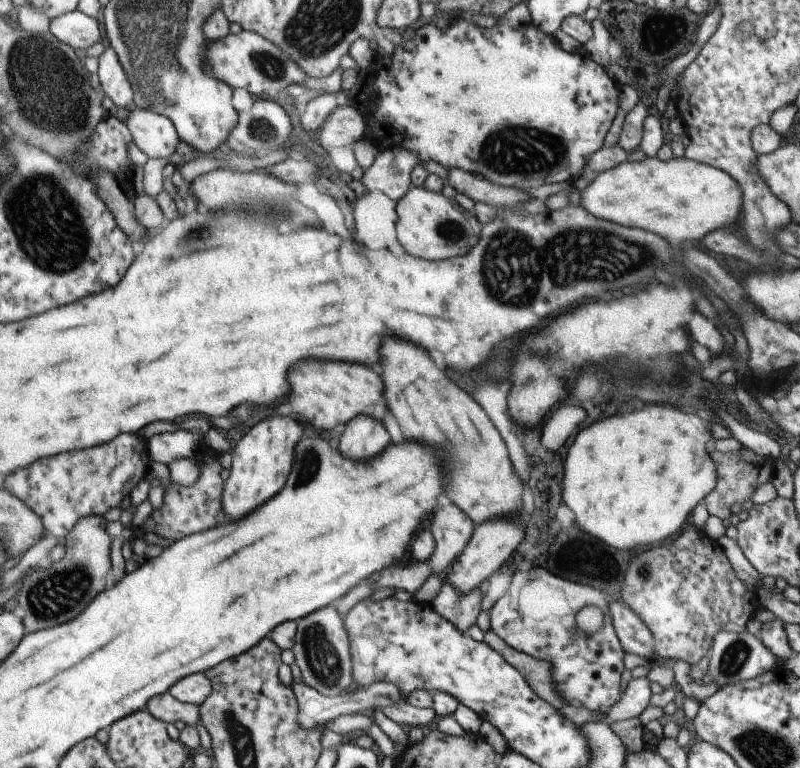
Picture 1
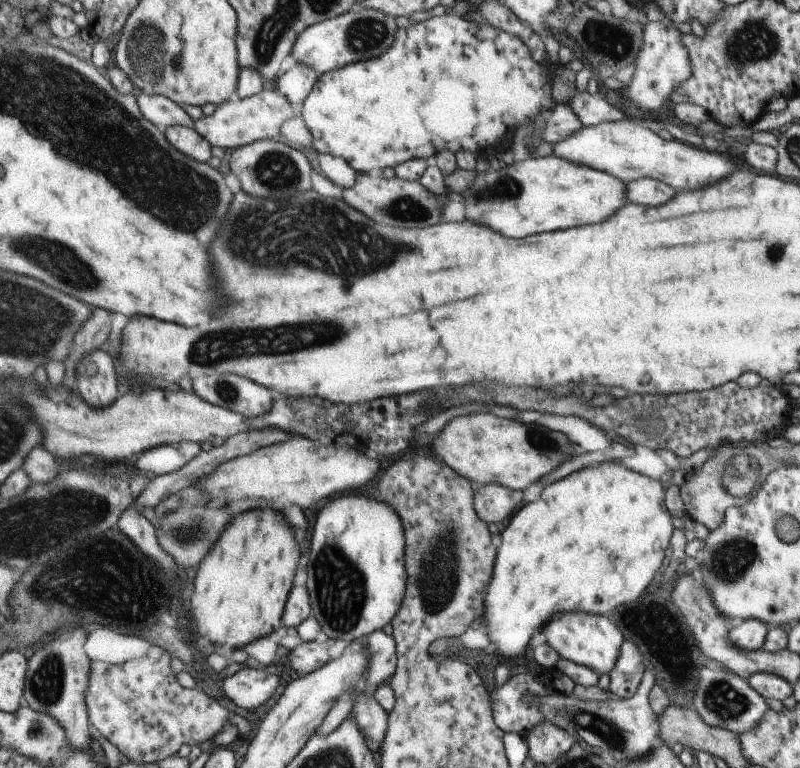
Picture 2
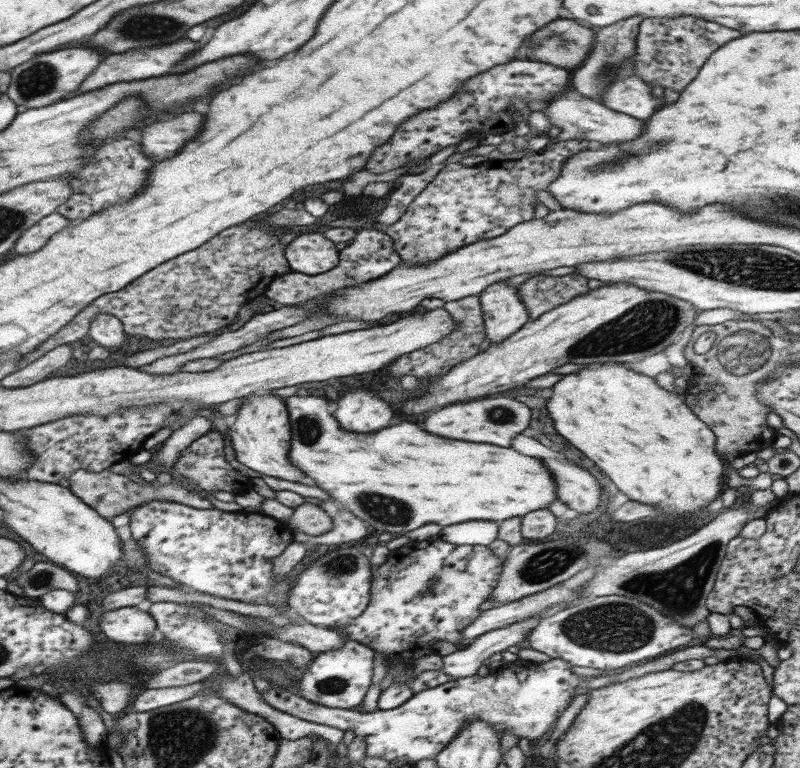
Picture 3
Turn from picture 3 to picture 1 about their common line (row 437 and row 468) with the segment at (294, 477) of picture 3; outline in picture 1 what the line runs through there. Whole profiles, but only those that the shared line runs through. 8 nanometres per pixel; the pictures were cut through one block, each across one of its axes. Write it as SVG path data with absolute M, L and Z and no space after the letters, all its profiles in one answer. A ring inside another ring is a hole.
M271 416L251 426L251 430L237 441L230 451L231 465L220 498L223 512L229 520L247 516L249 512L253 512L253 508L261 506L283 488L285 476L289 474L291 468L293 448L299 438L301 438L301 426L295 420Z

